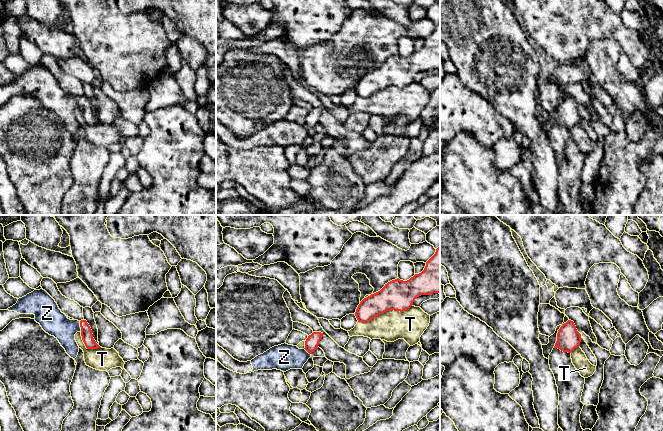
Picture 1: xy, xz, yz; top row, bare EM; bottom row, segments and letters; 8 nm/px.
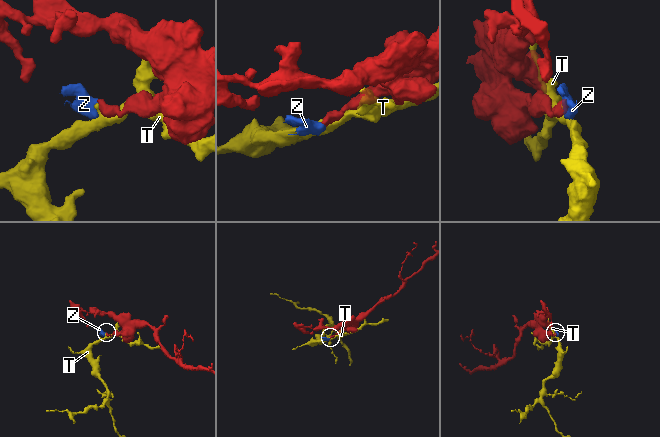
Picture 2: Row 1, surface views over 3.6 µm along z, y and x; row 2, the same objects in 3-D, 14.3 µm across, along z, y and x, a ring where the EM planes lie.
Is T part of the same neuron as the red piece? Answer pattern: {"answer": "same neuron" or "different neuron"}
{"answer": "different neuron"}

